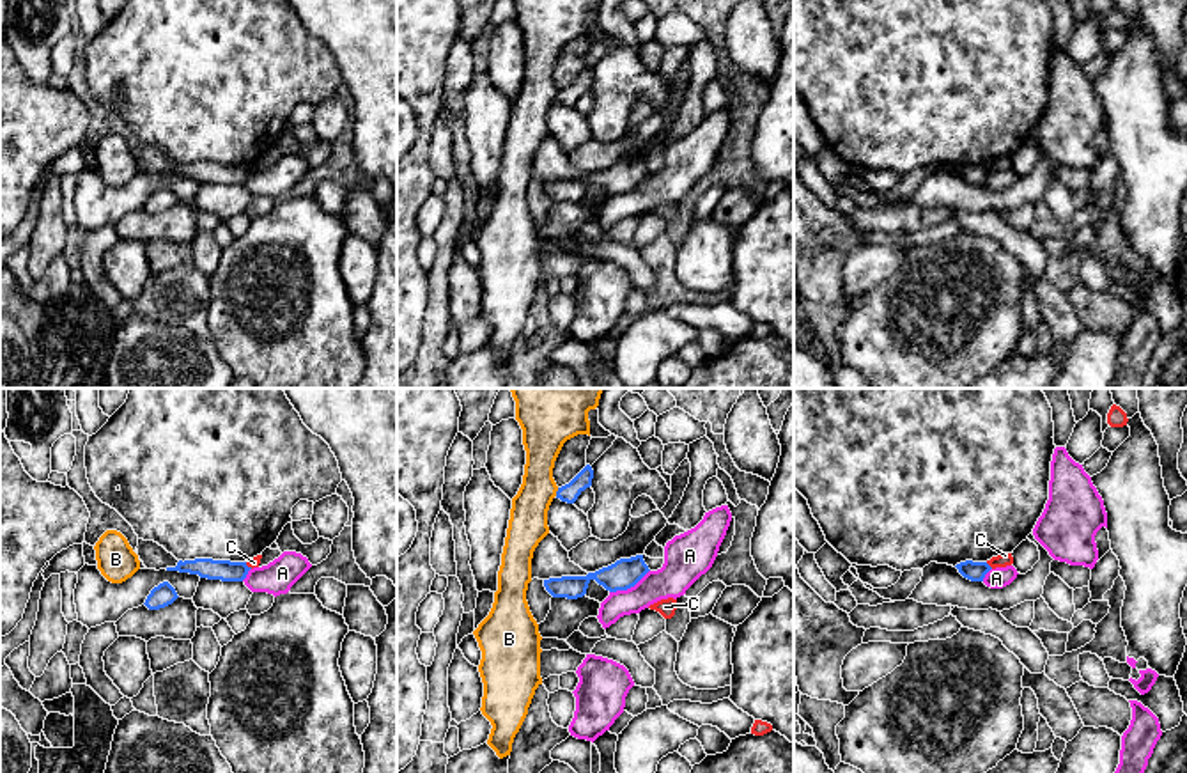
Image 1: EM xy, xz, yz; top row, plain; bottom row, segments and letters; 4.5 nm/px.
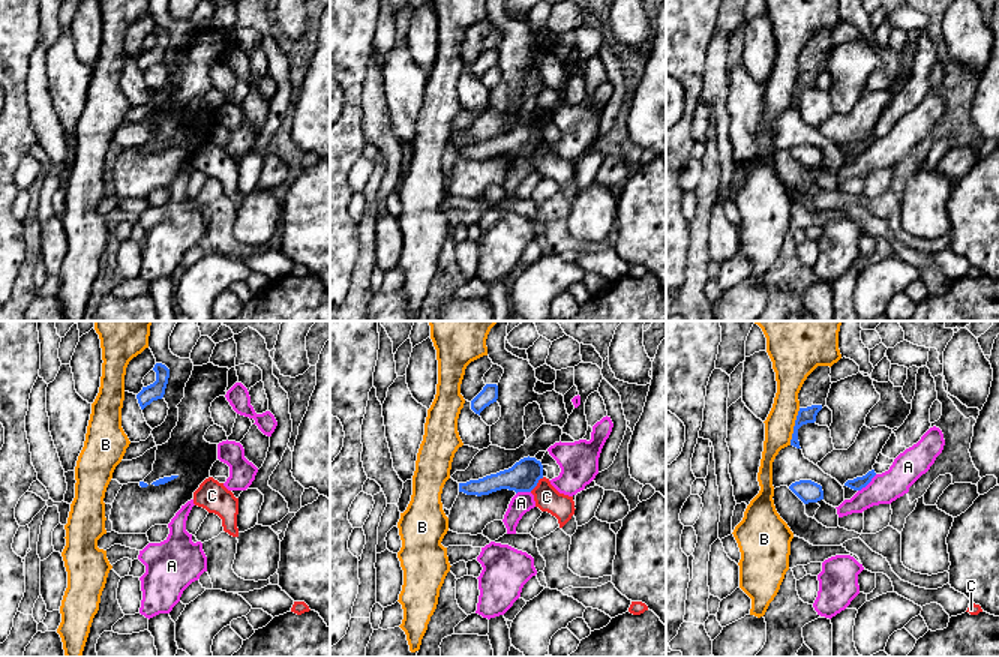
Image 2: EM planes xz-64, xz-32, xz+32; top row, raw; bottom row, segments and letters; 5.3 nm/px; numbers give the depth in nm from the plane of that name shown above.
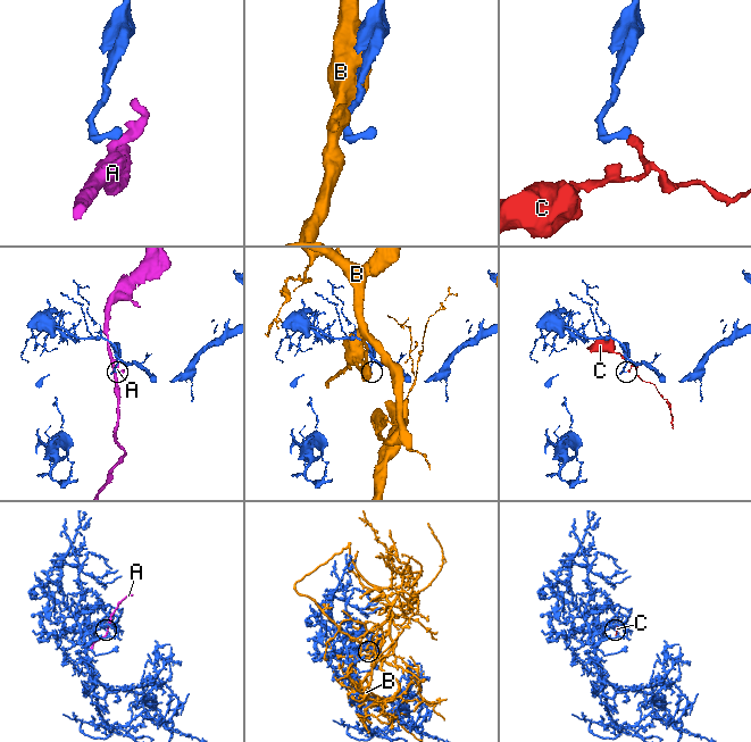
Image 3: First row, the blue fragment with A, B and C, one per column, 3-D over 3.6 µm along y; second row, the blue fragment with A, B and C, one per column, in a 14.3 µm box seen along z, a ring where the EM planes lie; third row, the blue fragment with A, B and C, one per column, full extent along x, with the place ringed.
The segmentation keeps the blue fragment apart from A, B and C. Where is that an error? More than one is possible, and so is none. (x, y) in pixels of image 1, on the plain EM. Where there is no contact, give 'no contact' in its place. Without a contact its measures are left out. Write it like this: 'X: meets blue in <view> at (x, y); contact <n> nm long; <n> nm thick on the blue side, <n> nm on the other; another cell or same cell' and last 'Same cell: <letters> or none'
A: meets blue in xz at (629, 190); contact 220 nm long; 140 nm thick on the blue side, 170 nm on the other; another cell
B: meets blue in xz at (557, 94); contact 40 nm long; 90 nm thick on the blue side, 190 nm on the other; another cell
C: meets blue in yz at (987, 167); contact 50 nm long; 90 nm thick on the blue side, 60 nm on the other; another cell
Same cell: none

